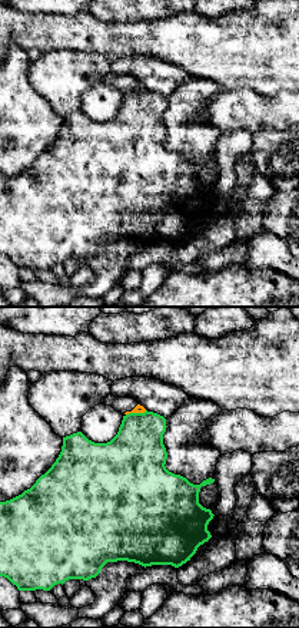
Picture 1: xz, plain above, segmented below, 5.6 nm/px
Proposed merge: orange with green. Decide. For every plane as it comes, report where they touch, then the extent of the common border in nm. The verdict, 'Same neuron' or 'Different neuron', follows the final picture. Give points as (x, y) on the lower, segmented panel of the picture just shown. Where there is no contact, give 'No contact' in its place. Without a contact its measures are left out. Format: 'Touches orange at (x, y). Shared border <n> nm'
Touches orange at (136, 412). Shared border 120 nm

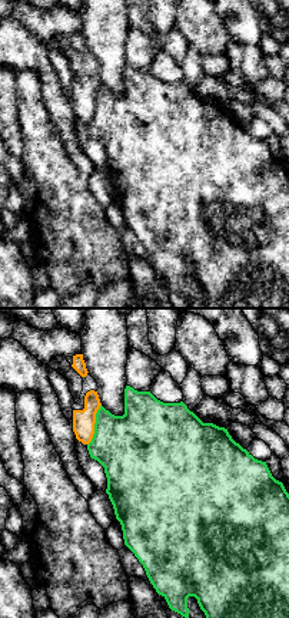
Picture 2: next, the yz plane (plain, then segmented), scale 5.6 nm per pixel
Touches orange at (93, 425). Shared border 240 nm

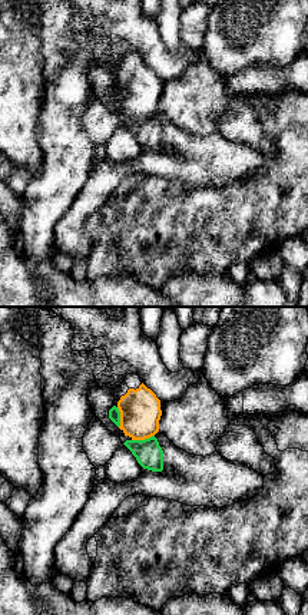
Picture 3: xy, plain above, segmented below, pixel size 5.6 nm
Touches orange at (142, 439). Shared border 130 nm

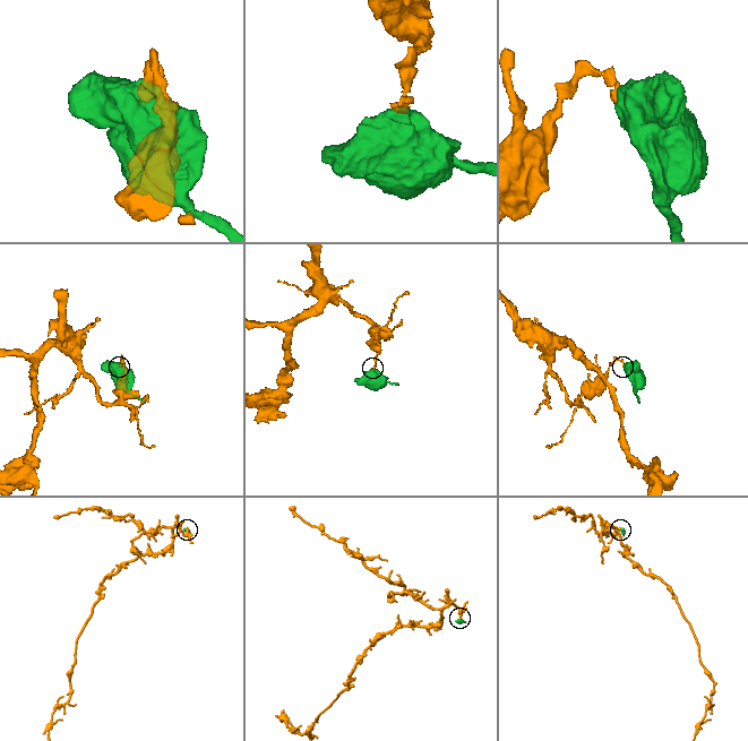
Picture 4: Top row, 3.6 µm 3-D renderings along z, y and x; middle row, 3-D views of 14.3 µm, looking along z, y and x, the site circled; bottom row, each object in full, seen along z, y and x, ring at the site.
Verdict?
Different neuron

